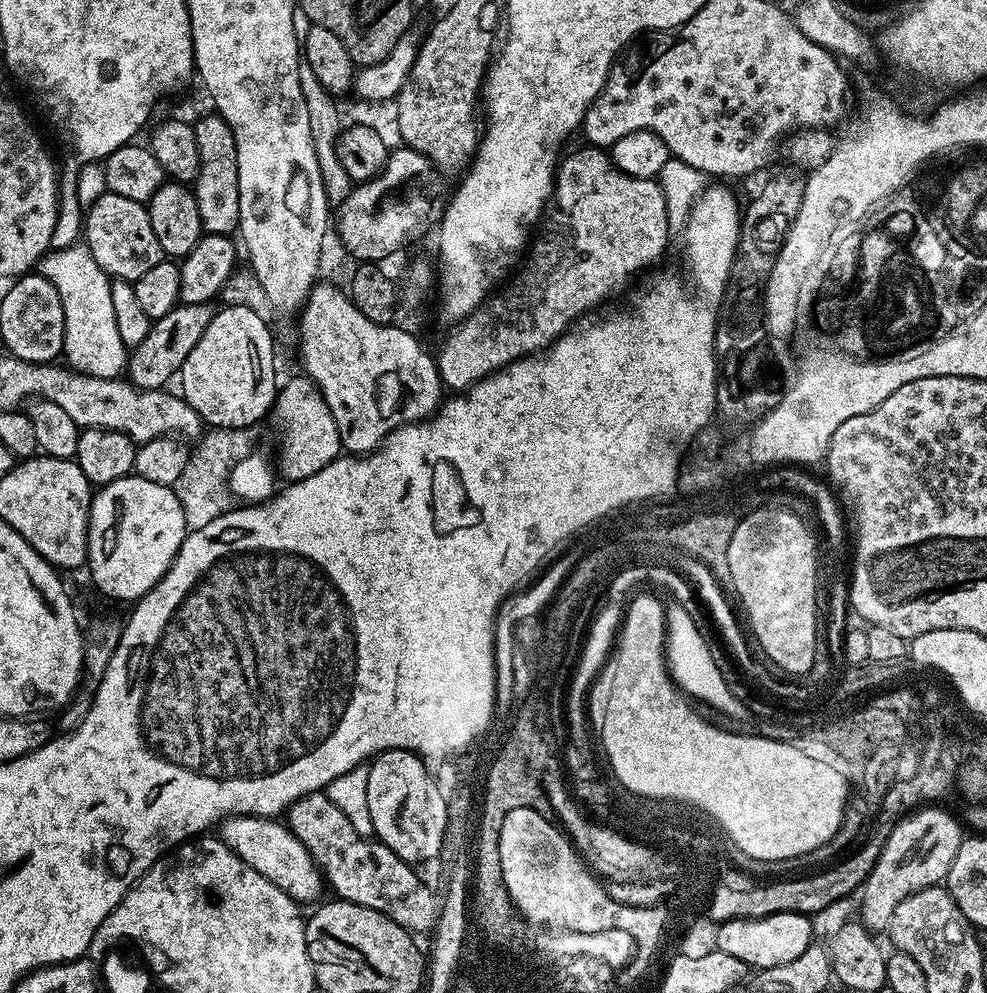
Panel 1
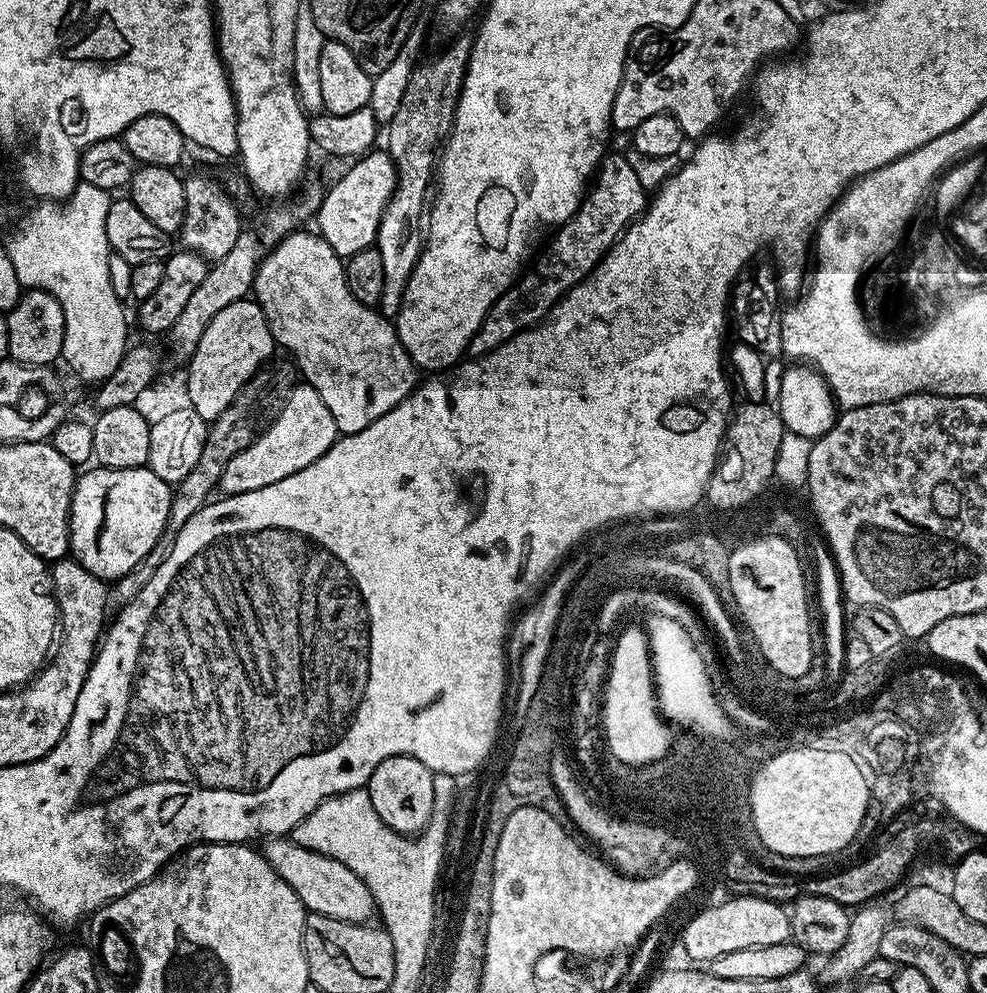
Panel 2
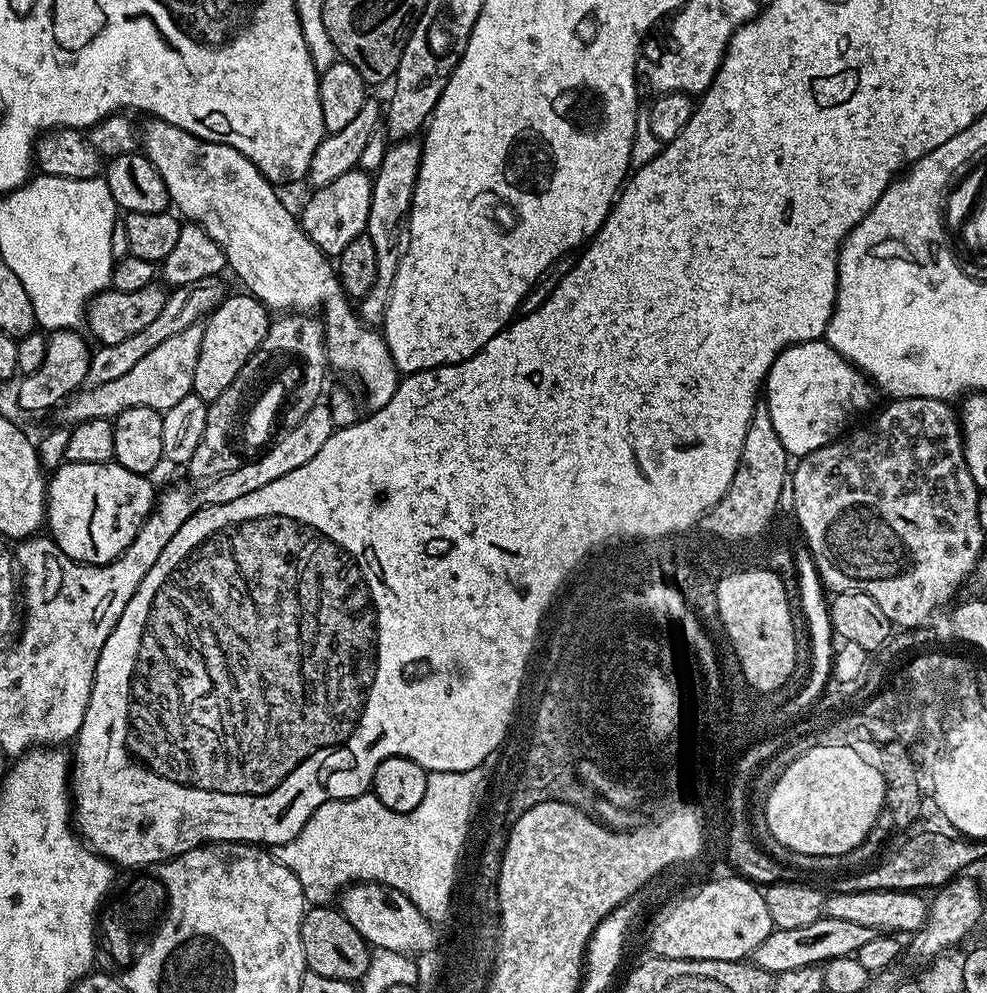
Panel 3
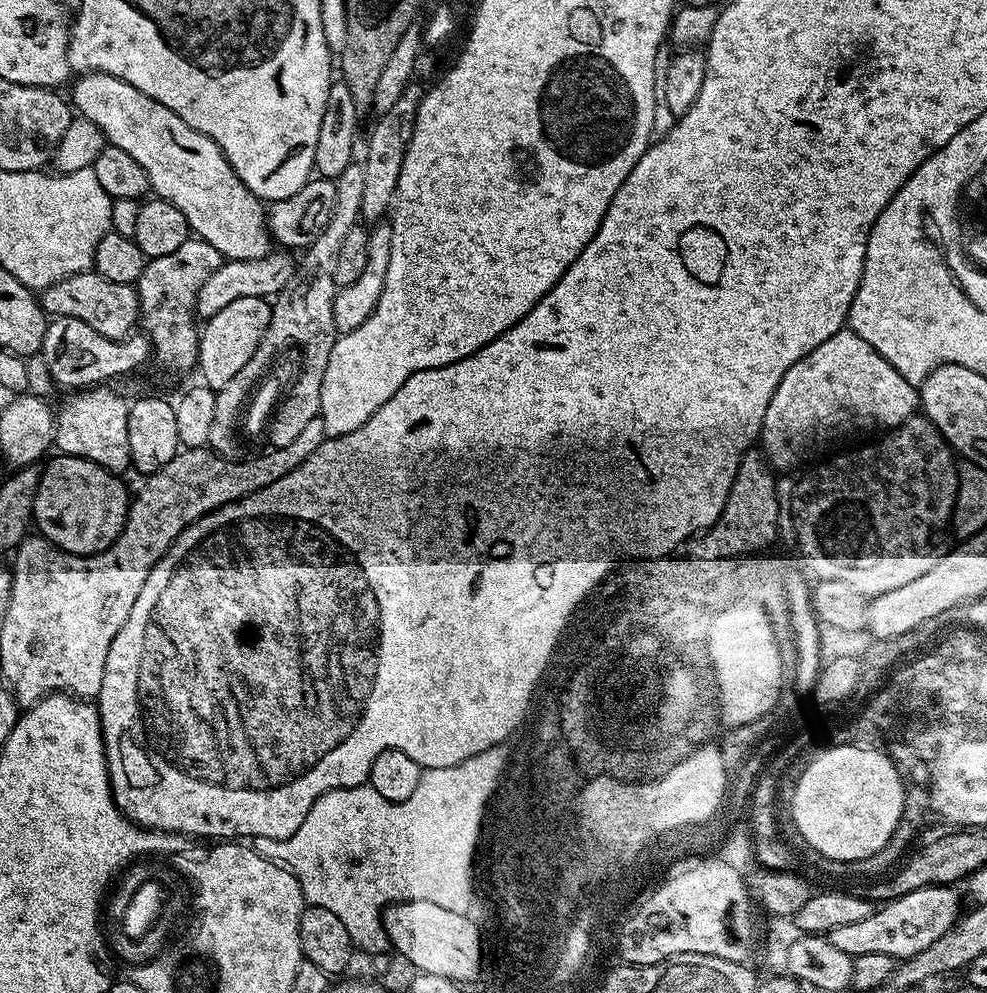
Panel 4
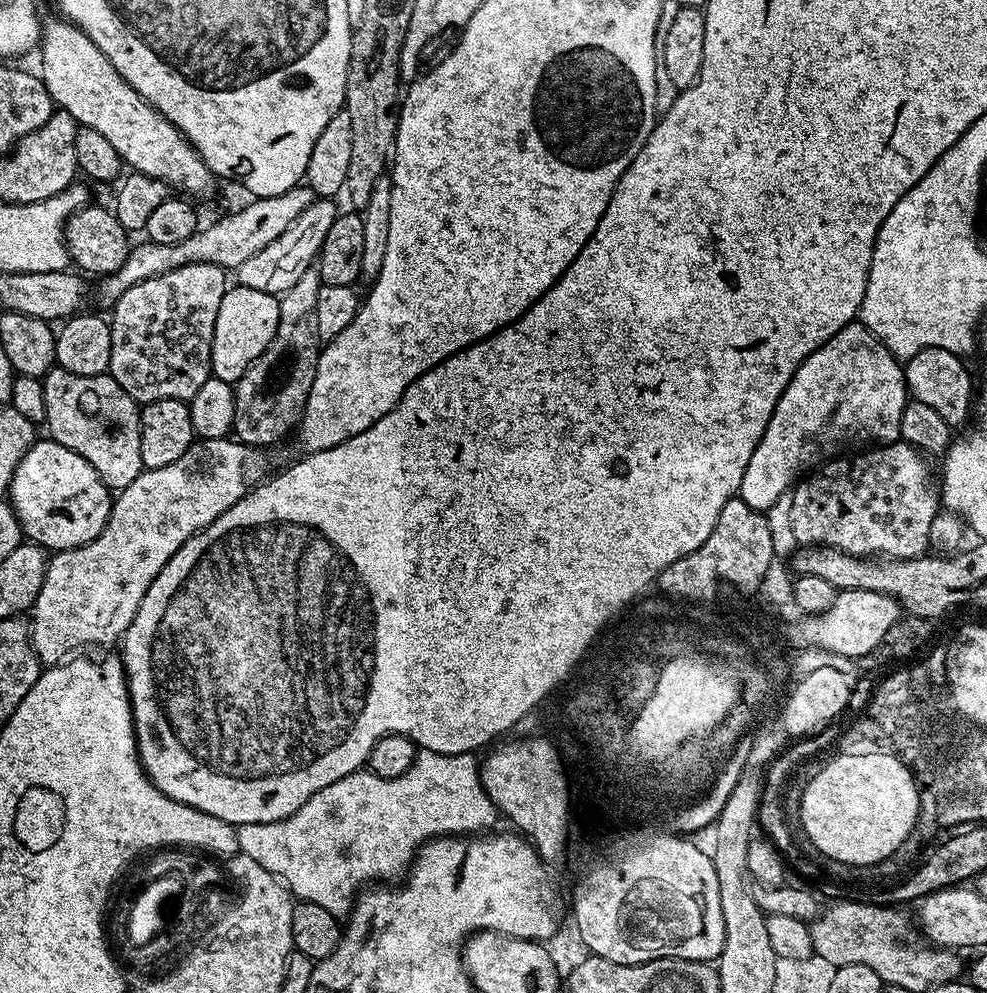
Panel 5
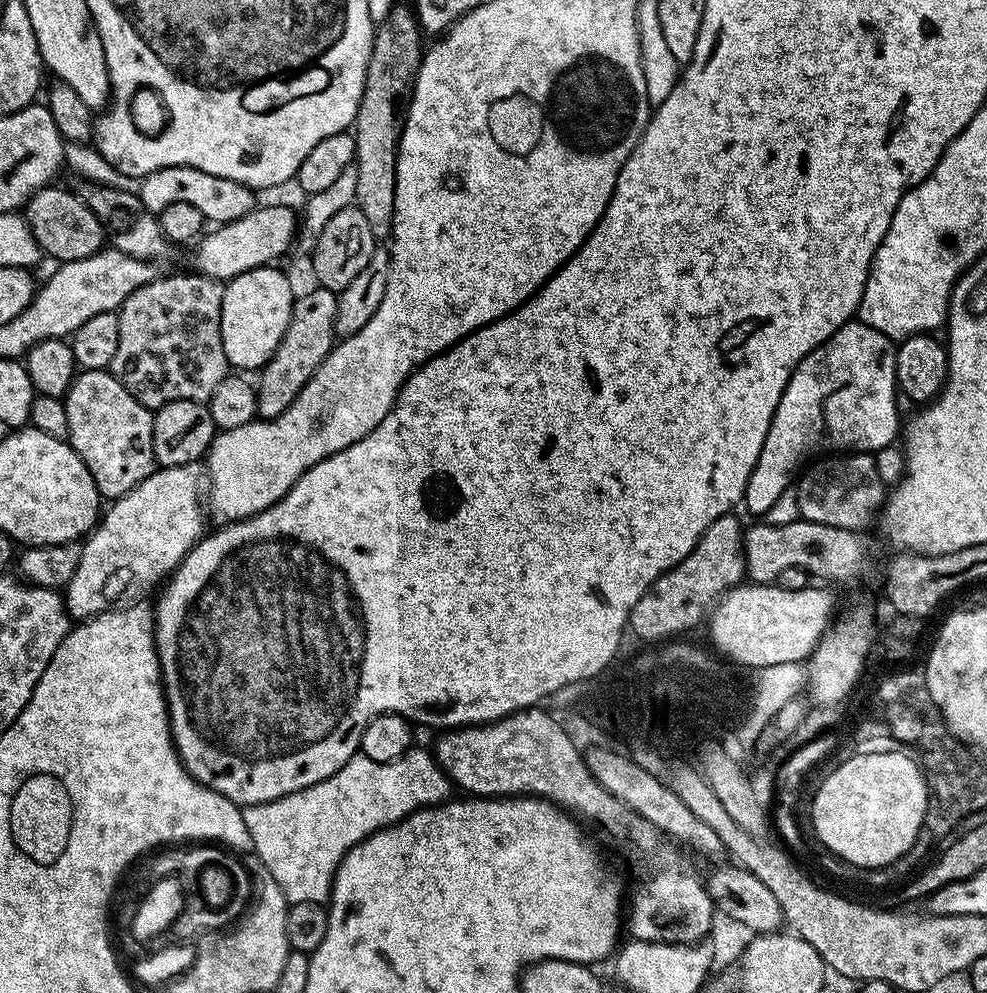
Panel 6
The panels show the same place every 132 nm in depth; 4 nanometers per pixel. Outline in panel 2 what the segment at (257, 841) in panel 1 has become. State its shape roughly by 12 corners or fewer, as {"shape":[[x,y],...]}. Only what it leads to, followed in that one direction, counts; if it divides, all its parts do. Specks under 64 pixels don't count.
{"shape":[[291,838],[262,848],[308,912],[369,923],[376,899],[350,866]]}

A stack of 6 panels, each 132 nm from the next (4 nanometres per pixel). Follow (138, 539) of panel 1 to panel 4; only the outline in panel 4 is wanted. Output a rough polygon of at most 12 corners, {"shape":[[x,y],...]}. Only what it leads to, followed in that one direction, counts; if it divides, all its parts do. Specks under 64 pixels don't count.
{"shape":[[77,456],[43,465],[39,535],[94,556],[128,516],[123,479]]}

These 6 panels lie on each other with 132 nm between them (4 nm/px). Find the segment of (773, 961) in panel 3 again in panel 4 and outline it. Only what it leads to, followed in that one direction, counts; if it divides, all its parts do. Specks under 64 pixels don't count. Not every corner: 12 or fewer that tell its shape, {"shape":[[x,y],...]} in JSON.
{"shape":[[952,886],[919,888],[827,932],[842,954],[908,960],[962,915]]}

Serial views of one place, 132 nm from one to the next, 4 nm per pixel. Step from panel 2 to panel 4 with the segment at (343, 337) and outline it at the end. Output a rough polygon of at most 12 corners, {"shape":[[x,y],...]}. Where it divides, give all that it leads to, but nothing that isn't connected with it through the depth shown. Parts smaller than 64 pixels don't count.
{"shape":[[108,72],[70,103],[224,260],[270,251],[222,149]]}

